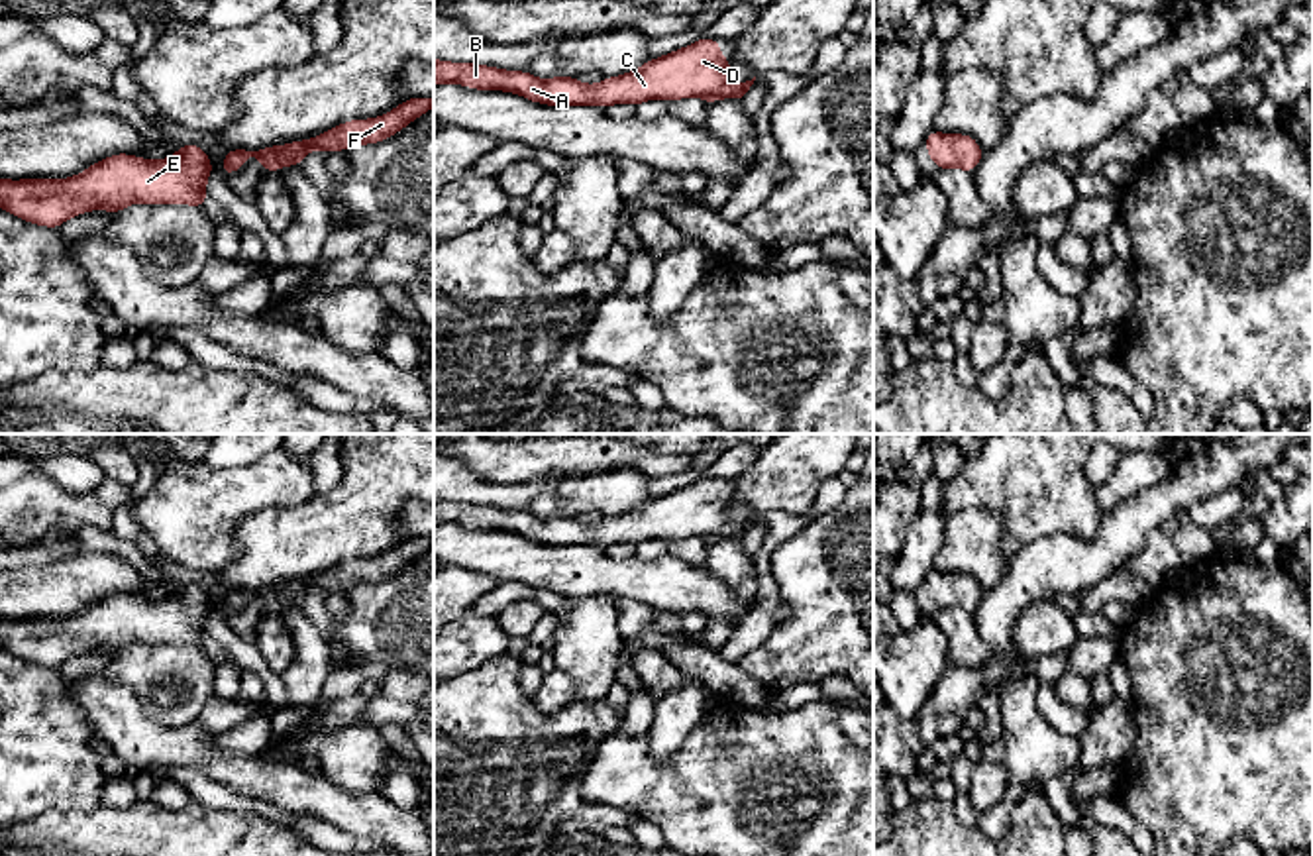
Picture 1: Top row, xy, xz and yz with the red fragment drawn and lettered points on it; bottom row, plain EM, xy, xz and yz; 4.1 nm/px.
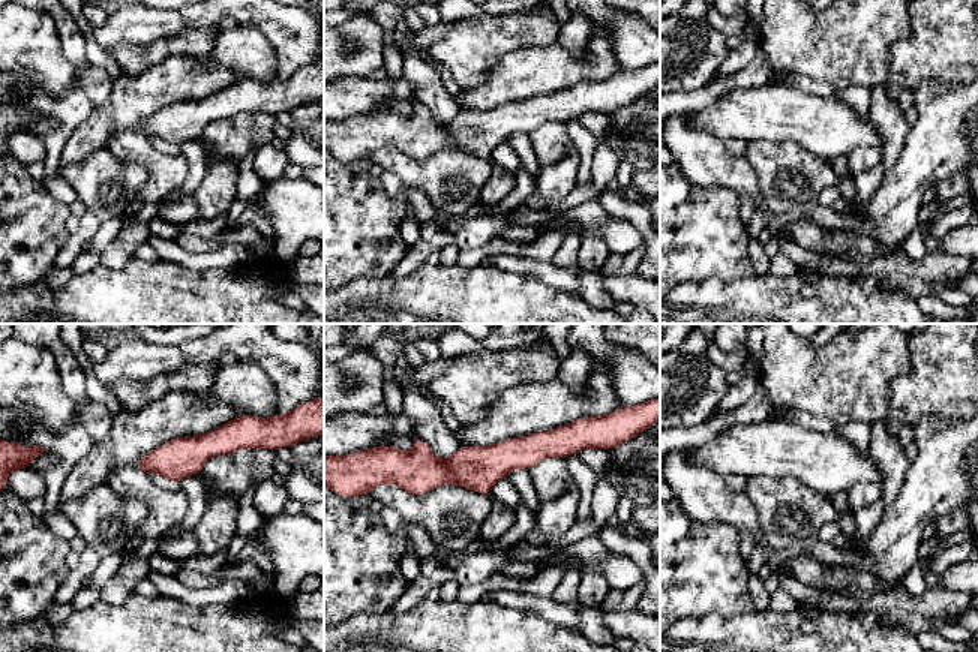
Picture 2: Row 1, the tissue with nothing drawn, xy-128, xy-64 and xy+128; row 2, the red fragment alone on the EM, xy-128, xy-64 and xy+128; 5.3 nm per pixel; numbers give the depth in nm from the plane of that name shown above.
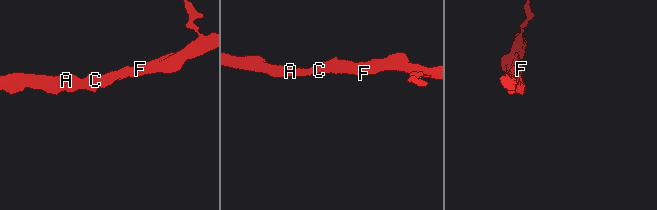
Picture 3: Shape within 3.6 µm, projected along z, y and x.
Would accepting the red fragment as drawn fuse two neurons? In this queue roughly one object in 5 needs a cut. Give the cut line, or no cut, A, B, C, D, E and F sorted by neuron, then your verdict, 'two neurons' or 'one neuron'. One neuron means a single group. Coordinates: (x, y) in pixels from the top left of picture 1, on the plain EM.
no cut; A B C D E F; one neuron

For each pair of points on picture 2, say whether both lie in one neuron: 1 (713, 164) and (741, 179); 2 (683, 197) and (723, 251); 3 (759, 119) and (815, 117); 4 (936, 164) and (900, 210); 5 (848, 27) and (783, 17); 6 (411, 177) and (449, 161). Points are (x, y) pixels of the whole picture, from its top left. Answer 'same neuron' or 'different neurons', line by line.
1: same neuron
2: same neuron
3: same neuron
4: same neuron
5: same neuron
6: same neuron

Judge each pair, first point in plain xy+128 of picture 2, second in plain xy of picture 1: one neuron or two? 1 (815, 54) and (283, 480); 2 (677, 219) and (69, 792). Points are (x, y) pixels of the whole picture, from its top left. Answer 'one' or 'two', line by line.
1: one
2: one

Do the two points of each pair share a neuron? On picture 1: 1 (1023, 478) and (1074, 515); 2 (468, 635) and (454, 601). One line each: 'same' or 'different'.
1: same
2: different

